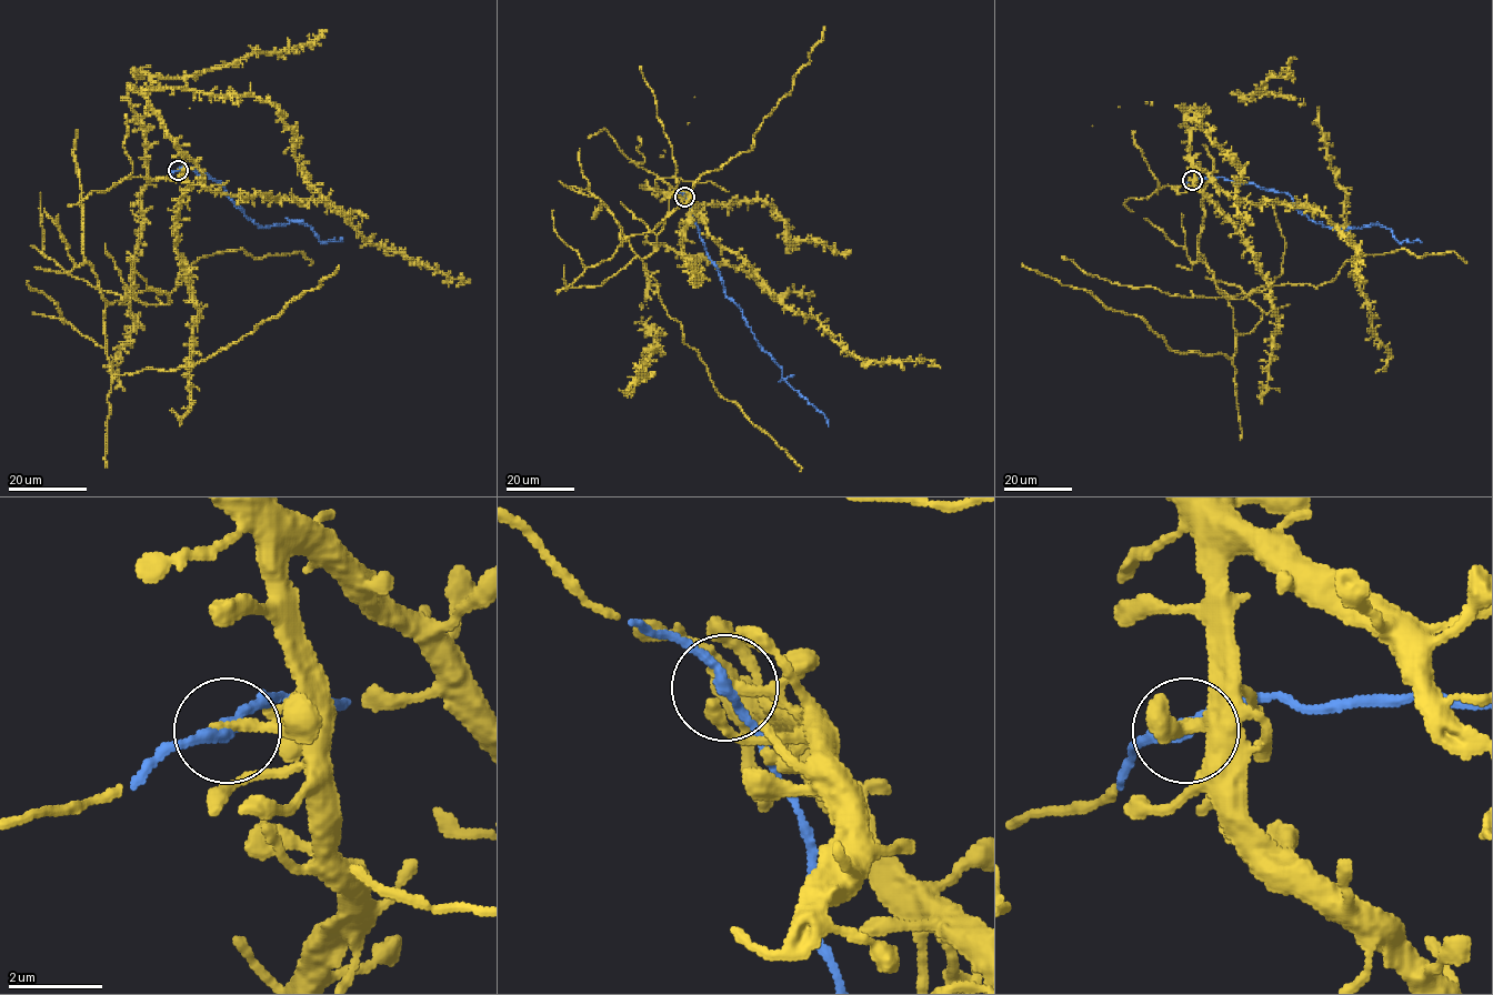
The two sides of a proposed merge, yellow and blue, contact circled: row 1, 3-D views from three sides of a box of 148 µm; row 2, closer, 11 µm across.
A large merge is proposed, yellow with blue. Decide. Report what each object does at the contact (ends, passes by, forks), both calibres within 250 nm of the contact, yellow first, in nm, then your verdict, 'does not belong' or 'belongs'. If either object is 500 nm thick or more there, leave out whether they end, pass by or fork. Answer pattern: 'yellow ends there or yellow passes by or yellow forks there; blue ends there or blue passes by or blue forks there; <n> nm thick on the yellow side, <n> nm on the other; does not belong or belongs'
yellow ends there; blue passes by; 220 nm thick on the yellow side, 240 nm on the other; belongs

